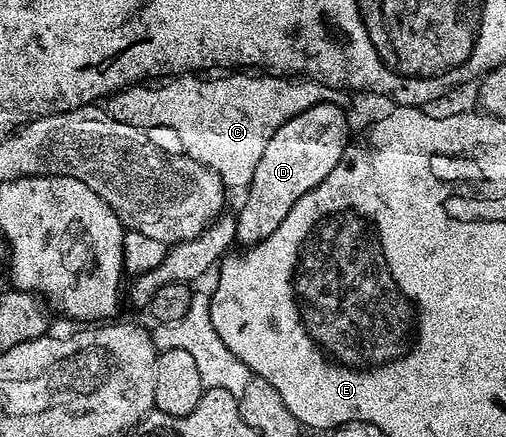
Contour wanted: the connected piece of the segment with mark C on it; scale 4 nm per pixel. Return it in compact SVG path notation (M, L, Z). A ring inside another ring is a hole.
M187 73L182 77L172 78L175 79L172 83L163 83L160 87L128 85L106 100L105 110L117 121L125 121L134 127L168 127L169 130L176 131L179 134L179 143L183 146L180 148L190 159L197 159L206 167L212 167L228 188L243 189L250 183L253 169L257 169L257 161L261 161L261 153L265 153L265 145L269 145L269 137L277 133L281 124L318 103L336 103L338 107L346 108L349 102L346 90L326 87L310 77L280 77L275 73L255 74L259 75L223 75L220 79L199 79L203 77Z

